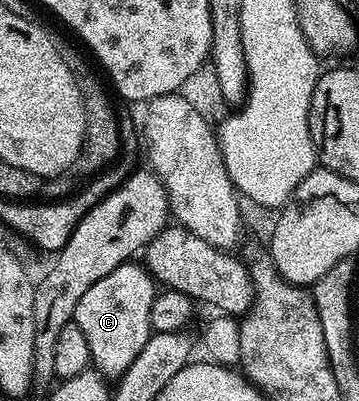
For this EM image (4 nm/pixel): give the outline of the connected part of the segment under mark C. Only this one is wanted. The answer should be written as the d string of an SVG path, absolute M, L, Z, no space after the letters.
M128 262L117 266L101 282L93 282L85 294L81 294L81 302L77 302L77 310L73 323L85 334L85 342L89 342L89 354L91 355L91 364L95 371L100 372L105 378L118 378L133 366L133 358L141 354L141 349L145 347L145 342L149 342L152 336L151 331L151 311L153 302L157 295L157 281L146 267L139 262Z

